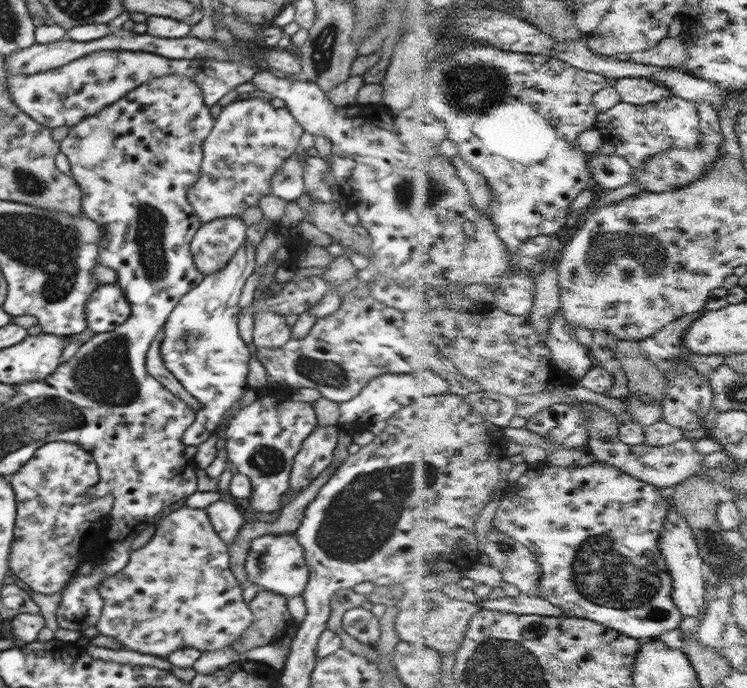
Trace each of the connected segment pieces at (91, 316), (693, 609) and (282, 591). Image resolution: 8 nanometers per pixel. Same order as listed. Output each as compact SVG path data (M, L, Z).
M100 284L88 298L86 319L88 330L95 334L111 334L117 327L125 324L130 316L130 303L124 290L118 284Z
M677 509L671 510L668 518L666 531L663 534L664 538L661 540L661 548L664 549L671 573L674 575L675 592L673 598L686 618L695 616L701 619L705 617L708 610L706 603L706 588L708 588L706 574L708 574L708 570L704 568L706 562L701 556L695 531L688 523L688 518L681 515Z
M292 534L267 535L256 538L251 545L248 559L245 563L249 584L258 585L266 591L291 599L300 596L307 590L310 578L308 566L305 564L304 548Z

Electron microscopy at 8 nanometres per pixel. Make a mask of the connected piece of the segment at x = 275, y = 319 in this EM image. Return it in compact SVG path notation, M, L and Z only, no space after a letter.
M258 312L254 314L254 336L252 347L280 348L292 336L291 327L284 316L274 312Z

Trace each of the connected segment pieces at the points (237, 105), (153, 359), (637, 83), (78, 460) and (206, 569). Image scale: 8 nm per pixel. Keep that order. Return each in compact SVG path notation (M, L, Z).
M266 99L234 101L224 107L220 115L215 118L212 131L204 139L200 171L195 184L192 184L187 191L187 200L194 208L196 216L200 218L201 224L228 216L239 218L246 208L258 206L258 201L271 195L271 181L274 174L294 154L300 144L299 138L304 132L303 127L296 122L287 107L273 108Z
M160 330L154 341L150 345L146 355L146 370L148 374L152 375L158 382L162 383L162 386L168 391L174 393L176 397L182 399L184 403L188 403L188 407L192 407L194 411L198 412L198 409L202 407L202 404L192 396L181 384L176 380L176 377L166 368L164 361L160 354L160 344L162 344L162 338L164 338L164 330Z
M624 78L613 81L613 85L624 98L624 102L632 104L645 105L675 97L668 88L649 79Z
M70 442L43 444L32 455L32 458L22 465L20 470L10 474L7 480L16 495L16 521L9 559L10 569L34 592L43 595L60 593L78 567L85 561L86 558L82 556L90 554L86 541L91 532L102 527L102 520L109 516L113 506L113 496L106 495L94 499L86 493L99 483L99 470L89 452L86 452L79 444Z
M184 505L169 513L160 524L156 524L156 527L156 532L154 532L154 536L150 542L143 548L132 551L129 554L128 565L118 575L108 576L106 580L102 580L103 582L100 584L99 592L101 598L104 600L104 609L102 609L102 614L100 614L98 624L96 624L99 634L112 636L112 638L115 638L121 643L120 648L134 649L134 651L138 651L139 653L151 654L151 656L160 658L184 647L196 648L204 653L206 651L216 651L227 646L232 646L234 640L241 637L242 633L248 629L254 616L249 606L243 600L243 590L238 585L236 576L230 572L229 547L220 539L216 530L214 530L208 518L208 513L206 513L206 509L192 508Z

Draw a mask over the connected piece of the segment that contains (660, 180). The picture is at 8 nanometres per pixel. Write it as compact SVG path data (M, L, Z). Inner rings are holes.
M708 103L704 107L701 118L704 139L702 139L700 147L696 147L696 149L672 147L670 151L658 153L658 155L648 159L642 169L636 168L636 181L640 183L643 189L641 193L666 193L686 189L712 173L712 168L716 166L716 162L722 160L722 150L726 146L721 116L713 105Z

